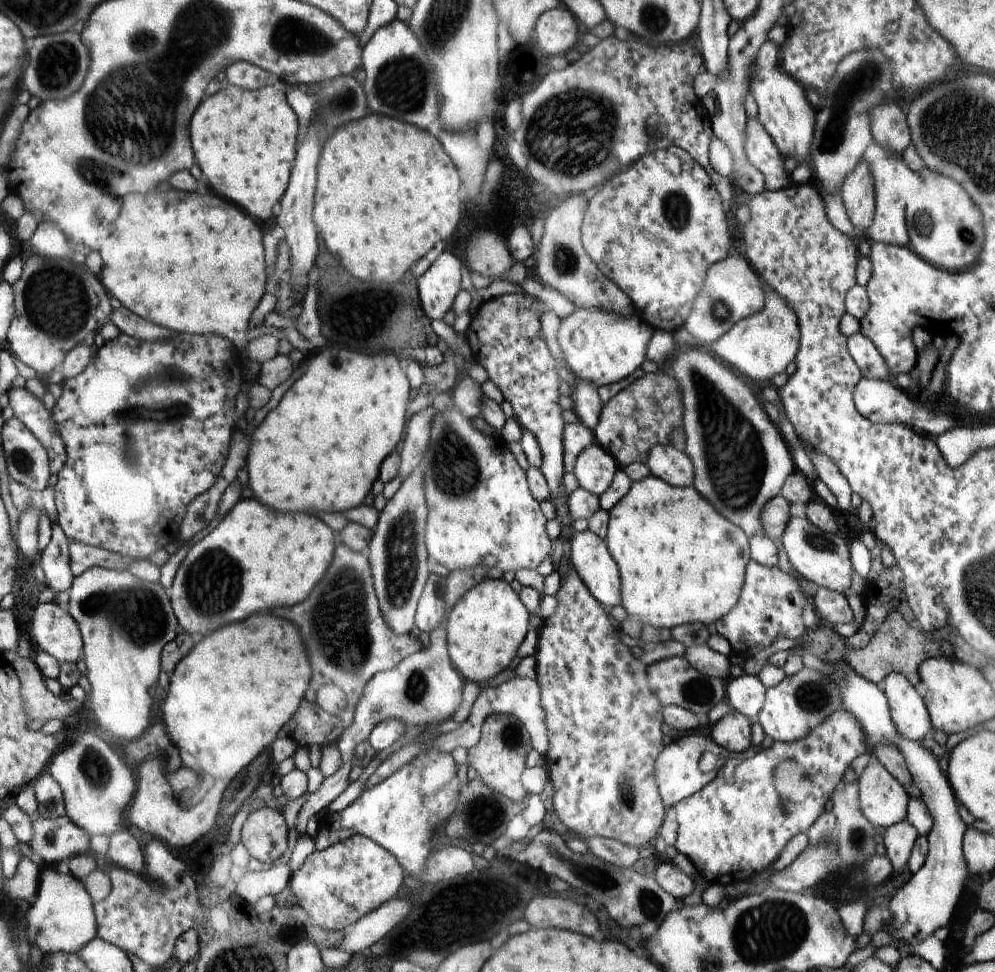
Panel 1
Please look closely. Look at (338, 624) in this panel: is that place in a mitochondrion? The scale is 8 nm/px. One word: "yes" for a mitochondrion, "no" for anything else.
yes

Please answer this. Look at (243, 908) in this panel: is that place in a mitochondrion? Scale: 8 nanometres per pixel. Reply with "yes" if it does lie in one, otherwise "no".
no

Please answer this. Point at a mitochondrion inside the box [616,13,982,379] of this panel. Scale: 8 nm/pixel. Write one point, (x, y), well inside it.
(854, 85)

